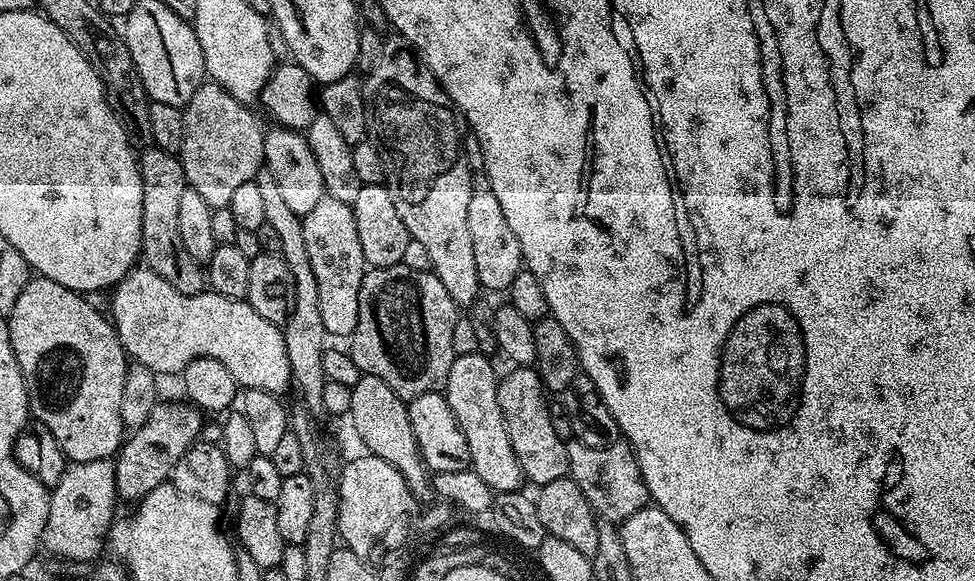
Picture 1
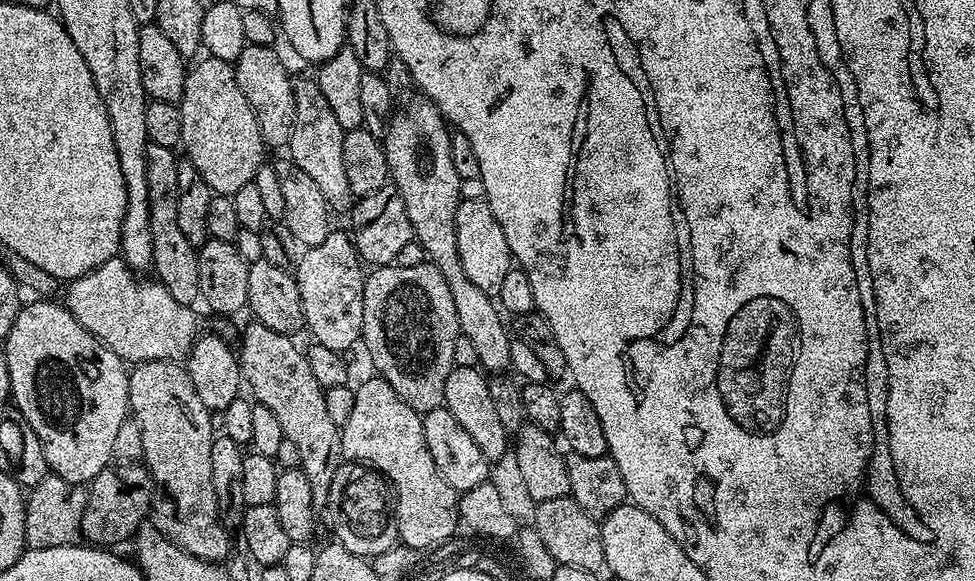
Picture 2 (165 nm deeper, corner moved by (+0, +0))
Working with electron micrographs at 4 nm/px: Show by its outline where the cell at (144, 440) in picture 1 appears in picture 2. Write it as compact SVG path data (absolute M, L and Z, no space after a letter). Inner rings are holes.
M138 462L104 468L89 483L88 489L81 535L94 546L116 546L112 544L118 544L126 539L129 541L139 531L152 508L152 492L154 496L152 477L148 469Z

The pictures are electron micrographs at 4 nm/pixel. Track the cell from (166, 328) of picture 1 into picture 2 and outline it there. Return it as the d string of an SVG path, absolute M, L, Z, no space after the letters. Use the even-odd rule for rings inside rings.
M119 255L110 258L90 274L79 276L67 285L66 307L78 322L82 322L86 330L90 330L90 334L98 337L105 346L114 350L114 354L118 354L120 359L129 365L135 366L147 360L183 361L188 351L192 349L192 343L198 338L193 309L182 302L174 302L170 290L166 290L166 286L162 286L155 279L139 280L136 276L139 275L129 268Z

